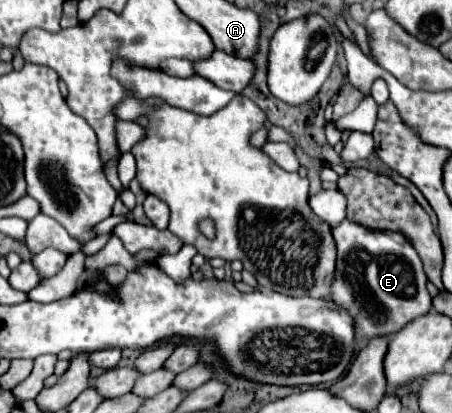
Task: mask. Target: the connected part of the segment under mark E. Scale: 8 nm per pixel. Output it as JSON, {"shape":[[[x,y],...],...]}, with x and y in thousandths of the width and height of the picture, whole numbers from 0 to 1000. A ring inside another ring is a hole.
{"shape":[[[757,533],[739,557],[748,596],[743,678],[735,688],[735,726],[765,746],[783,770],[788,823],[827,814],[867,814],[916,770],[951,755],[956,717],[942,702],[934,634],[881,562],[823,562],[779,533]]]}

